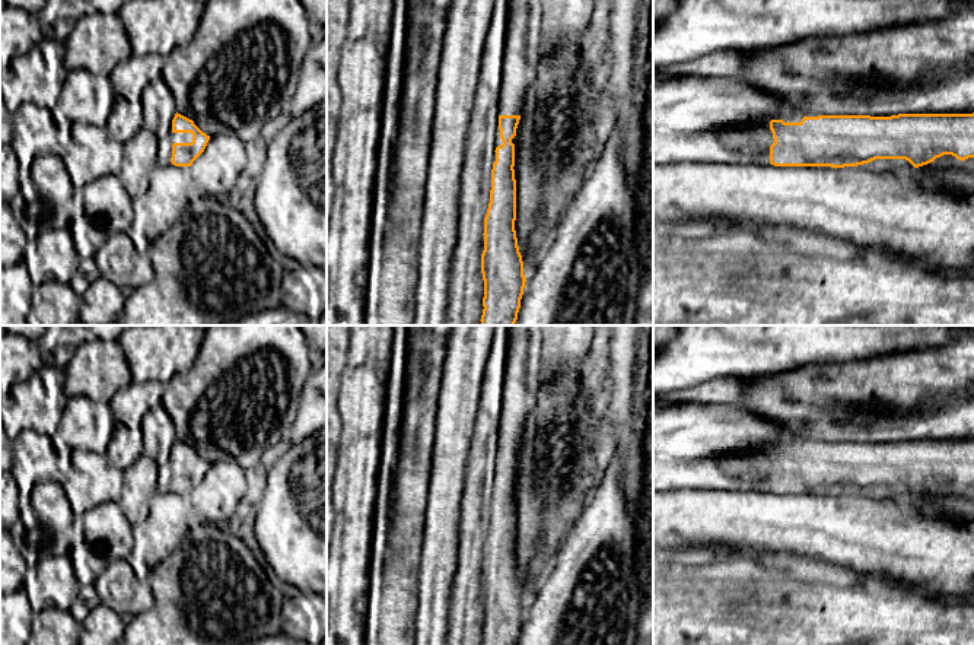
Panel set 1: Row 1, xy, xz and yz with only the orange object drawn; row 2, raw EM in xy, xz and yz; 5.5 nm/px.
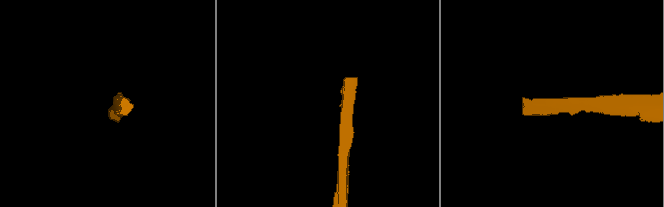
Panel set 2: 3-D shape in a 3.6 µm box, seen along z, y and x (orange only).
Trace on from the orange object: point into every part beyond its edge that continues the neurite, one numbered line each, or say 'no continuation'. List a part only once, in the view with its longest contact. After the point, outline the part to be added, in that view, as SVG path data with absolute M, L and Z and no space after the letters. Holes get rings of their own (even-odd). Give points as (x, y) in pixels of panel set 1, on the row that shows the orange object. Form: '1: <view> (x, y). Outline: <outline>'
1: xy (177, 137). Outline: M172 133L172 143L191 143L192 134L191 133Z

